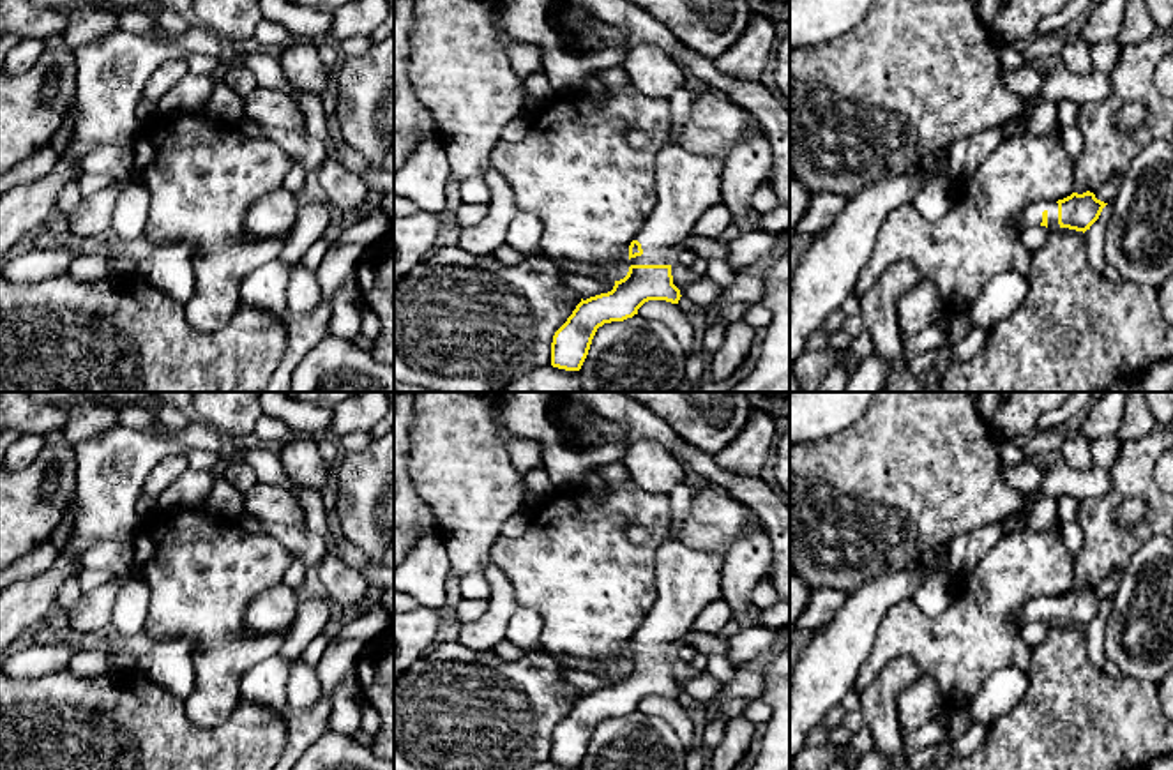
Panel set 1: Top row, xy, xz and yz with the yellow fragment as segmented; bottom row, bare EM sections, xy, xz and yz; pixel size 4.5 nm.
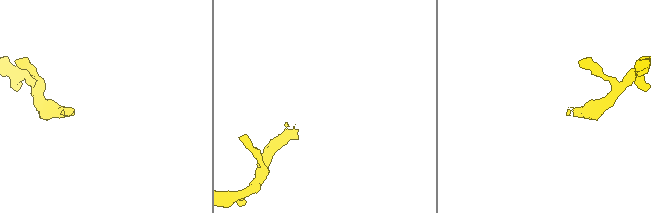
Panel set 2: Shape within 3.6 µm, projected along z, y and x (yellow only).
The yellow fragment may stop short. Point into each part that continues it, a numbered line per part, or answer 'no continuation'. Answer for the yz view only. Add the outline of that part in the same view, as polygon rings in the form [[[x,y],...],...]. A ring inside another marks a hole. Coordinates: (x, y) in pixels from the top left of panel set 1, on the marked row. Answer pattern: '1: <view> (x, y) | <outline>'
1: yz (1032, 216) | [[[1035,201],[1025,207],[1019,226],[1039,226],[1042,223],[1042,212],[1048,212],[1048,228],[1060,228],[1058,224],[1058,203],[1056,201]]]

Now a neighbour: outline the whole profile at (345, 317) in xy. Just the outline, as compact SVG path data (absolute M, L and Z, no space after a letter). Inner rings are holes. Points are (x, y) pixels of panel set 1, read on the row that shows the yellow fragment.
M353 274L346 277L332 302L330 302L330 334L344 341L353 341L360 336L360 309L357 302L360 300L359 277Z

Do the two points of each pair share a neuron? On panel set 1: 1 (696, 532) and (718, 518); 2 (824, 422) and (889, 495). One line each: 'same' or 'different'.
1: same
2: different

